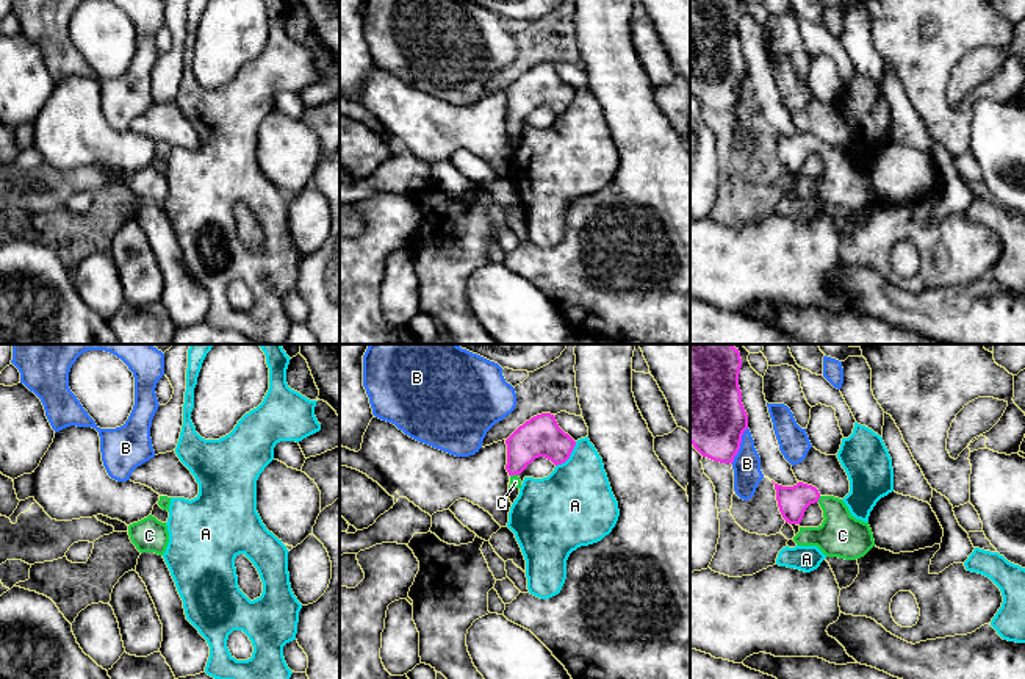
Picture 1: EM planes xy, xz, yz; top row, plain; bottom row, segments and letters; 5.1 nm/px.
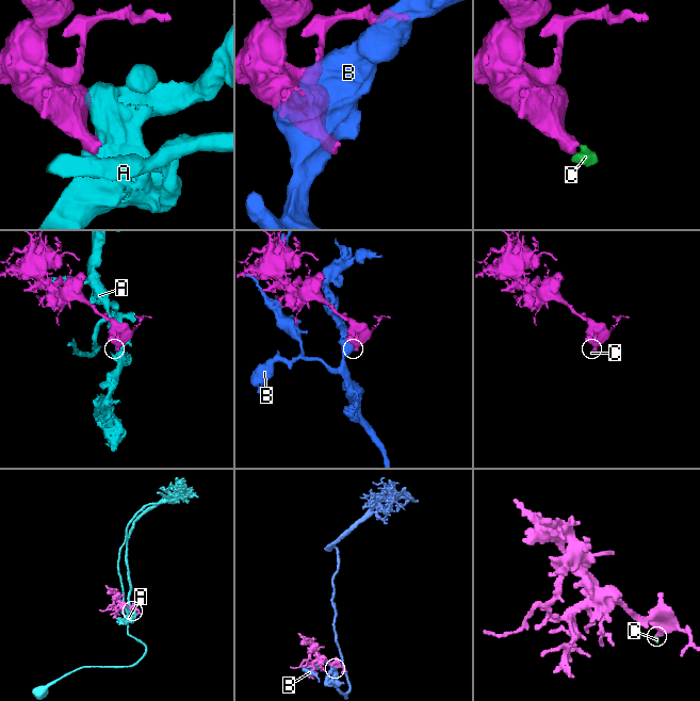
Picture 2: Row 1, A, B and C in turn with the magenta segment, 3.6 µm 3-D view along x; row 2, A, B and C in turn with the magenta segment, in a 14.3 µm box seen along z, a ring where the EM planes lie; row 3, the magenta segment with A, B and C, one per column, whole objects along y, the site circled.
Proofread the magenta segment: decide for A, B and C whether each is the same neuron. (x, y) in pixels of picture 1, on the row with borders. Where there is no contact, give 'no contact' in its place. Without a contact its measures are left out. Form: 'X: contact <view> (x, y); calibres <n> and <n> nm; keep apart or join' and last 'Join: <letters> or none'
A: contact xz (570, 454); calibres 200 and 400 nm; keep apart
B: contact yz (739, 446); calibres 380 and 140 nm; keep apart
C: contact yz (819, 498); calibres 160 and 220 nm; join
Join: C

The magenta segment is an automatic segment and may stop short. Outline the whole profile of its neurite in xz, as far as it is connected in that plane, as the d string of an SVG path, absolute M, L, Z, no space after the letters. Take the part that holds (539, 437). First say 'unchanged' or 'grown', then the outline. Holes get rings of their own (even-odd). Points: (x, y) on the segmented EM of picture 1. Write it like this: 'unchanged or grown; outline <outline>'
grown; outline M541 413L520 426L507 440L509 488L521 488L520 474L538 457L551 460L556 466L565 463L576 441L565 433L556 416Z

